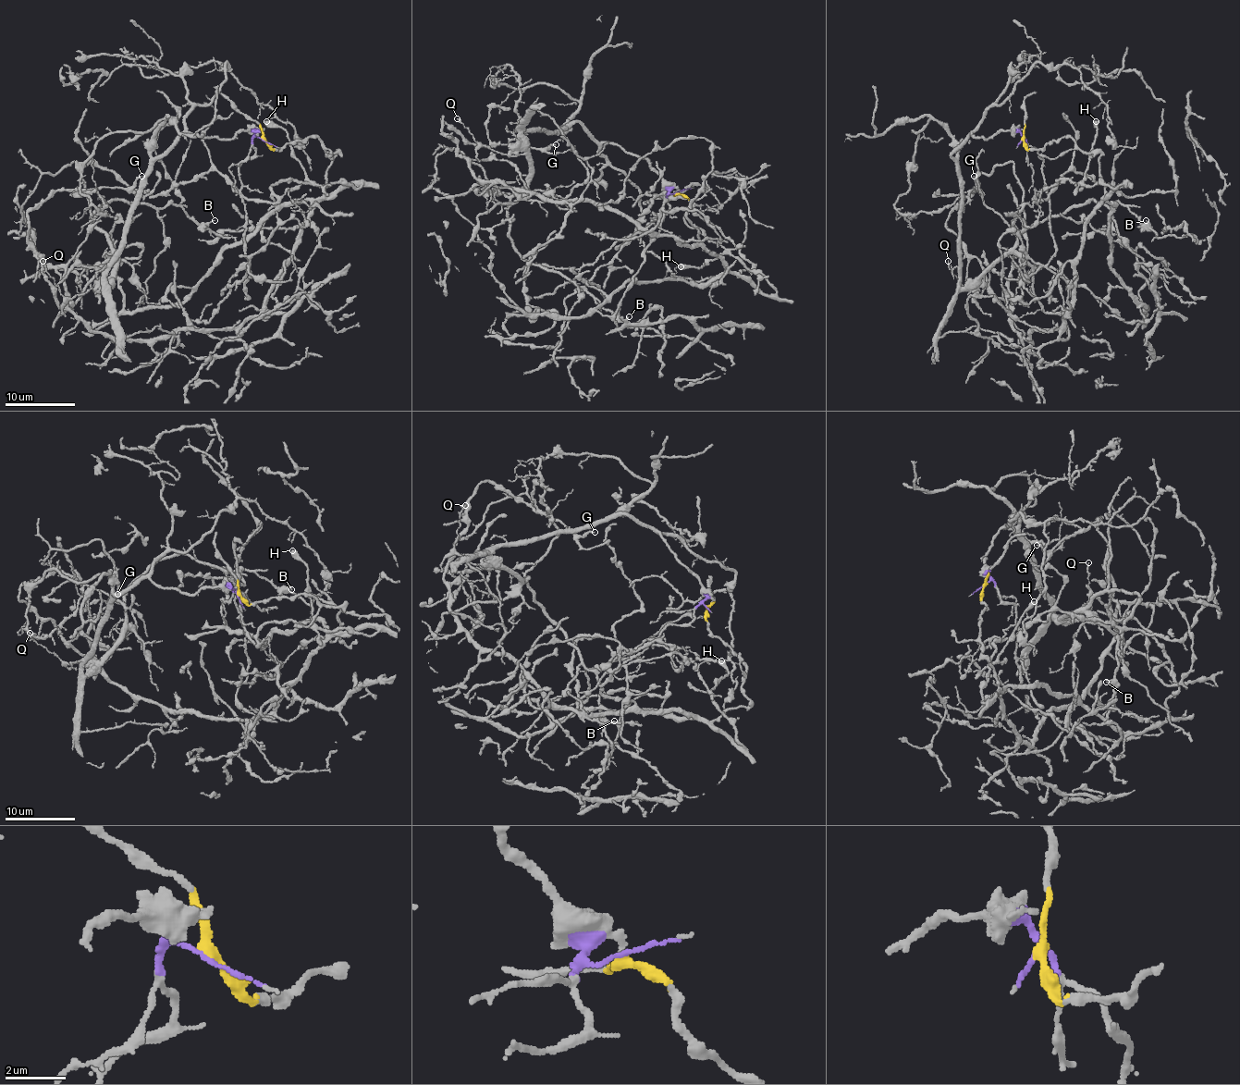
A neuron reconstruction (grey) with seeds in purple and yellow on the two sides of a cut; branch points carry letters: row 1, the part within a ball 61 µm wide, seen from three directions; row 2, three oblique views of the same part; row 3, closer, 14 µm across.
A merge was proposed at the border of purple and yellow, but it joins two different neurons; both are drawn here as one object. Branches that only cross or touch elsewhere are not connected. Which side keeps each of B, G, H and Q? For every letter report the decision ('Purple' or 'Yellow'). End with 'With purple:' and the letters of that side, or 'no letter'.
B: Purple
G: Yellow
H: Yellow
Q: Purple
With purple: B, Q

